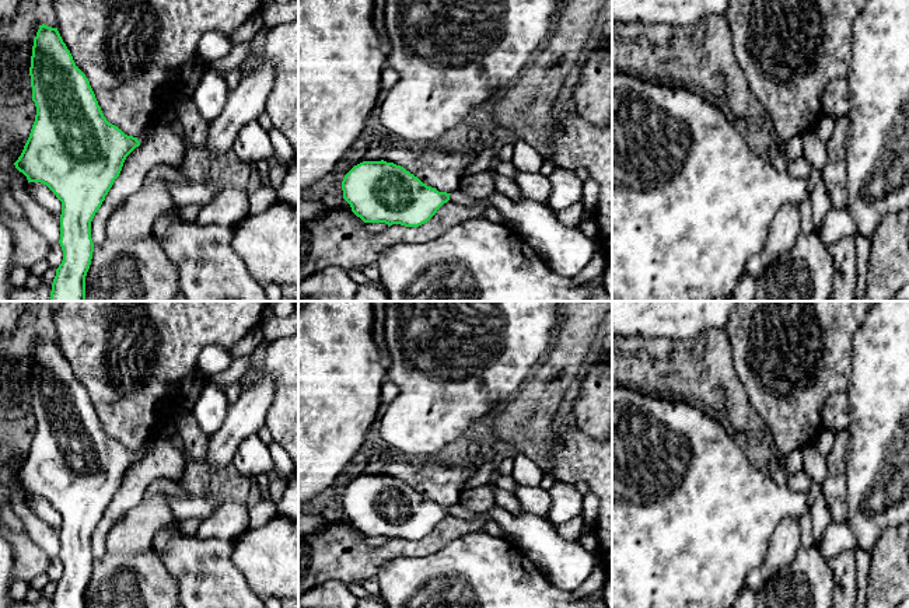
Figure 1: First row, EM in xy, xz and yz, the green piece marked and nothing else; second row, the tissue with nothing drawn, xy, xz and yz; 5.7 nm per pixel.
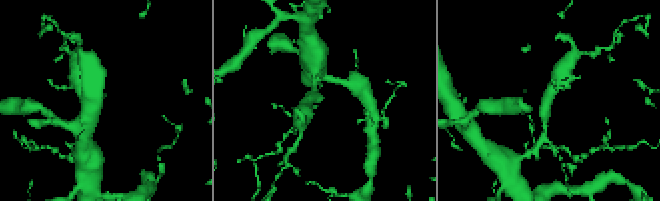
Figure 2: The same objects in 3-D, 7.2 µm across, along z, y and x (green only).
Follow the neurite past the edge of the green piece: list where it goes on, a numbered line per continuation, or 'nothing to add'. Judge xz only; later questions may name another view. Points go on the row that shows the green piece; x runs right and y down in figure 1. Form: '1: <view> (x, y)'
1: xz (566, 250)

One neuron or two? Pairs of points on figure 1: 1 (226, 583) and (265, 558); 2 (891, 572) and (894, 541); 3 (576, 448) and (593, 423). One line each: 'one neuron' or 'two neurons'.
1: two neurons
2: one neuron
3: two neurons

